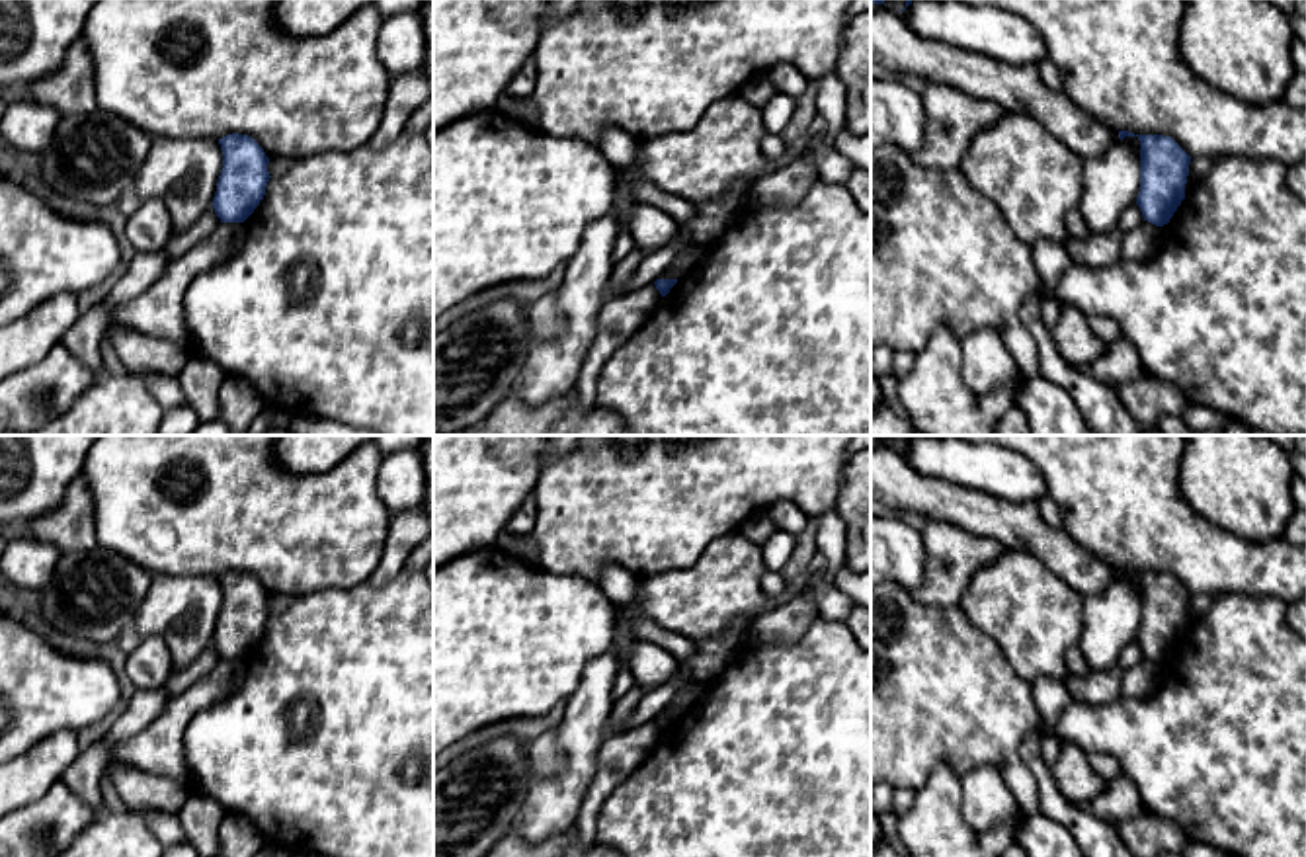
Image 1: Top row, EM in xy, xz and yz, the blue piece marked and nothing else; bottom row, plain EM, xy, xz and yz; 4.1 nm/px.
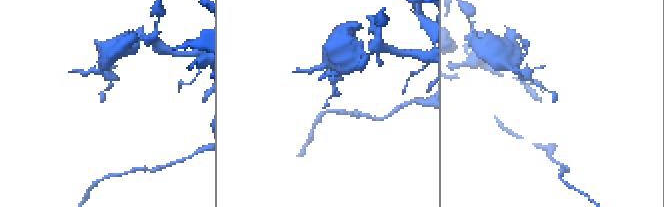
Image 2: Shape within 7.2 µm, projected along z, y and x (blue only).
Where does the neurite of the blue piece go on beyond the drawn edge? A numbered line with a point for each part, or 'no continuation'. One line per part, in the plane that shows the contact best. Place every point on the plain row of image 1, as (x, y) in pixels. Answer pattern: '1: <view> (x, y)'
no continuation

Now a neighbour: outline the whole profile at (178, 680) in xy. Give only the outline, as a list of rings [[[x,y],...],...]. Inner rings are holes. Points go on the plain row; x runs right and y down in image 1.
[[[211,644],[203,654],[199,654],[189,666],[176,670],[166,679],[164,687],[170,697],[180,695],[191,683],[207,675],[221,660],[215,646]]]

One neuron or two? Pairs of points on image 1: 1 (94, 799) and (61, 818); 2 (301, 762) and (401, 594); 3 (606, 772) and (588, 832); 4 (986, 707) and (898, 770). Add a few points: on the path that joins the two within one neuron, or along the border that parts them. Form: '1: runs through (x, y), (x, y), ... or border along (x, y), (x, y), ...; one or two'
1: border along (59, 779), (100, 813); two
2: runs through (342, 721), (401, 662), (401, 635); one
3: runs through (600, 787), (588, 816); one
4: runs through (965, 709), (959, 709), (920, 748); one

